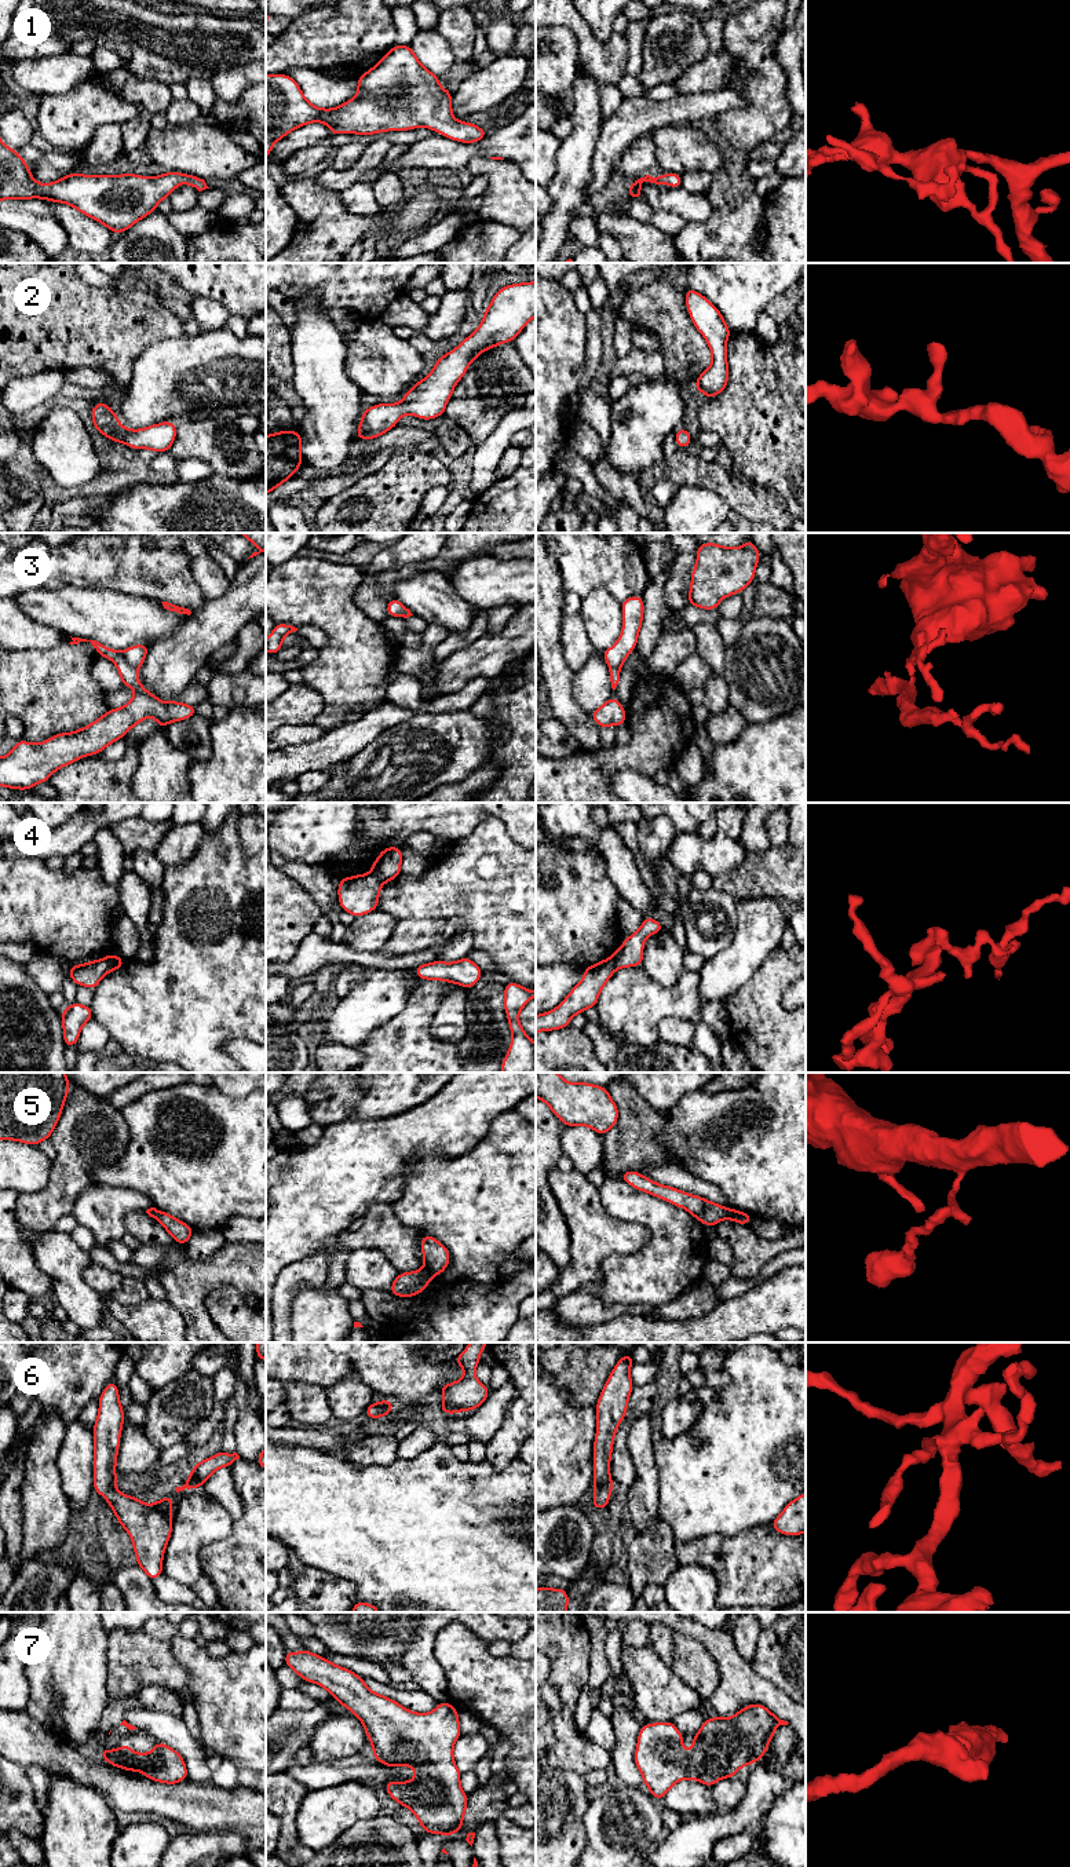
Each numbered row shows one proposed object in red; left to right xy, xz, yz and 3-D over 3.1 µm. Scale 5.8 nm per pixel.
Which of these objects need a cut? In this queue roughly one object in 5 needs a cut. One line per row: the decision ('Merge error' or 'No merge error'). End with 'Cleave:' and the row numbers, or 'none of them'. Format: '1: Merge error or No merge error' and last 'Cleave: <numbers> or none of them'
1: No merge error
2: No merge error
3: Merge error
4: Merge error
5: Merge error
6: No merge error
7: No merge error
Cleave: 3, 4, 5

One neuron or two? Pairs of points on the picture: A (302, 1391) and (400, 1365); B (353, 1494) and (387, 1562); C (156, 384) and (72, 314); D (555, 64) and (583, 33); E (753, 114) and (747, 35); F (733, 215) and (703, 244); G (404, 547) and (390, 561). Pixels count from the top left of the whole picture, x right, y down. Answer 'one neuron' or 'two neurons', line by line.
A: two neurons
B: one neuron
C: two neurons
D: two neurons
E: one neuron
F: one neuron
G: one neuron

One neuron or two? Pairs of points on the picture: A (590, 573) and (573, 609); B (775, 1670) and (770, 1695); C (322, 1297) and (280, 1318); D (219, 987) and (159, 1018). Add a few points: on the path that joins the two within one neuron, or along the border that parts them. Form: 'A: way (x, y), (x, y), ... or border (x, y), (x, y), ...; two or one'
A: border (563, 591), (572, 591), (581, 598); two
B: border (749, 1663), (758, 1674), (791, 1698); two
C: border (313, 1286), (302, 1289), (295, 1296), (289, 1327); two
D: way (204, 987), (181, 1008), (174, 1009); one

